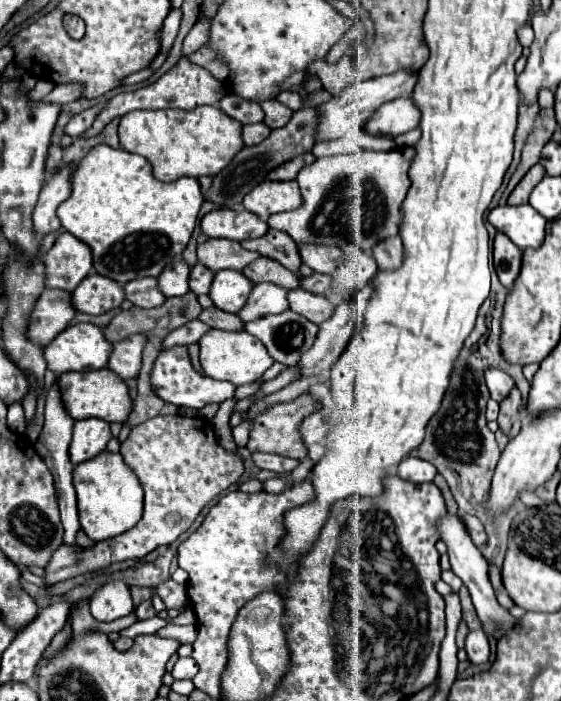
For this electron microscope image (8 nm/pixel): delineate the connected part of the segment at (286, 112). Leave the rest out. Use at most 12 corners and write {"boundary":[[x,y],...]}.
{"boundary":[[278,100],[262,104],[264,122],[272,130],[282,126],[294,114]]}

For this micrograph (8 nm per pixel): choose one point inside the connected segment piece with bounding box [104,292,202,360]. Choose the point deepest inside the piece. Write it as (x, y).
(156, 323)

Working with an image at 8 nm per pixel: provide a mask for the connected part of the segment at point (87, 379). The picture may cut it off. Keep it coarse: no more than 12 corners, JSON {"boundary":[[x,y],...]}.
{"boundary":[[110,368],[64,372],[74,420],[126,422],[132,398]]}

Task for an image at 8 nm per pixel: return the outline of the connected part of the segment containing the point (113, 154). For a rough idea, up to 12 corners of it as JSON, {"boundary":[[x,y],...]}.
{"boundary":[[98,144],[58,208],[126,284],[180,256],[204,196]]}

